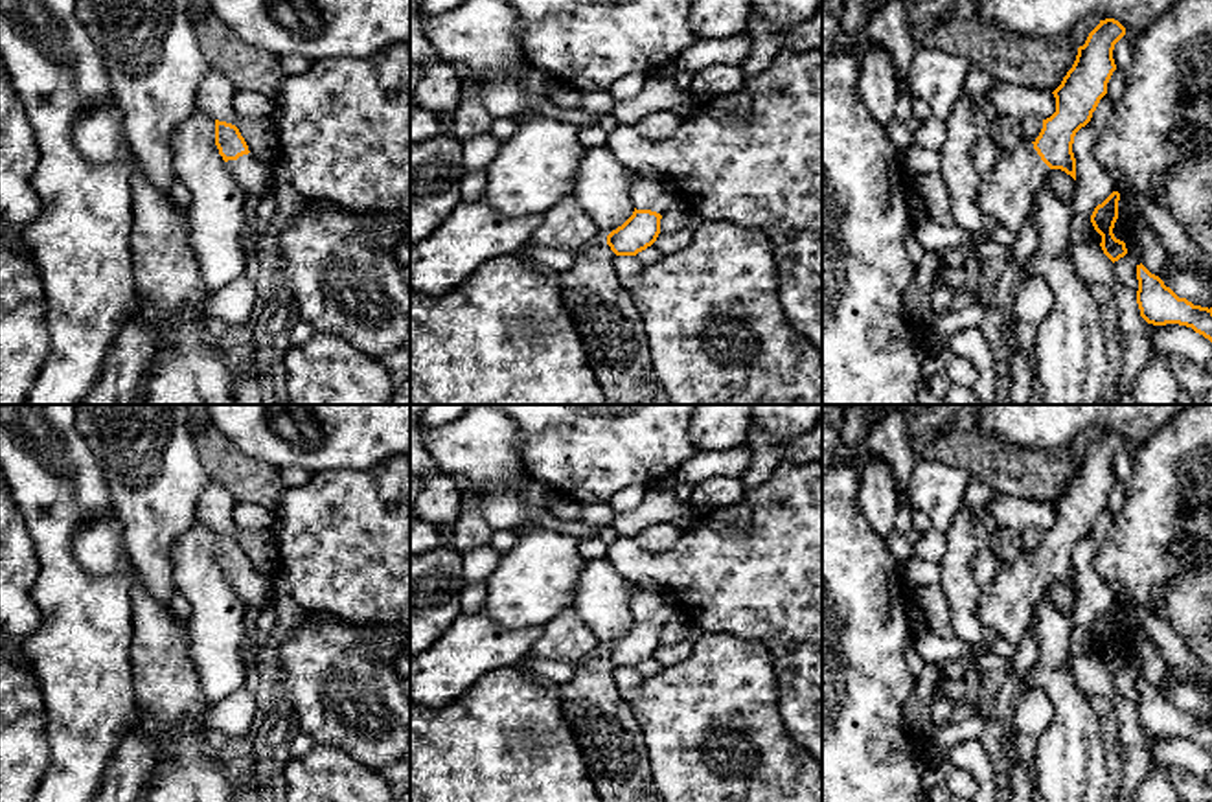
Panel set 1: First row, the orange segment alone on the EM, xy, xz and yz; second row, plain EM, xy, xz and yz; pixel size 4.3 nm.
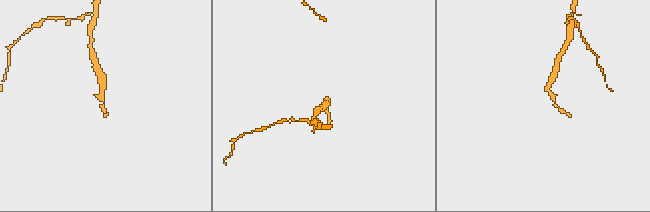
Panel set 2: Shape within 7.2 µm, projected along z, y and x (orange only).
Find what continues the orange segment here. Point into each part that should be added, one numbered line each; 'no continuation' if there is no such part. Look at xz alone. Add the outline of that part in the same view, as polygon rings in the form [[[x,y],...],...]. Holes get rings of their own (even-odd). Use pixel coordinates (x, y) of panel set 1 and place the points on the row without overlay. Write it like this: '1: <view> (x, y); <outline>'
1: xz (650, 602); [[[651,581],[633,583],[631,614],[636,622],[651,622],[660,627],[669,620],[686,616],[684,607],[677,602],[673,592]]]

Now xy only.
1: xy (254, 591); [[[252,565],[228,572],[226,579],[245,609],[259,613],[274,596],[272,578],[261,576]]]

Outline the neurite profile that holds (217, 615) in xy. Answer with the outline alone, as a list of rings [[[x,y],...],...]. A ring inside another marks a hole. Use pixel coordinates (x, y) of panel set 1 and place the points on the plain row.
[[[193,521],[178,539],[171,554],[175,587],[191,605],[189,618],[189,660],[197,670],[197,684],[204,697],[217,705],[245,688],[245,605],[230,587],[226,574],[215,557],[215,532]]]

